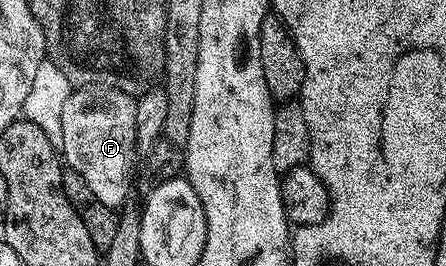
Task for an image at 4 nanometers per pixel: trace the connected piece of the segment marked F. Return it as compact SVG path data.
M112 92L103 94L96 106L86 106L79 96L65 104L61 158L89 184L93 196L101 204L122 207L132 197L131 169L135 166L135 104L134 97Z

